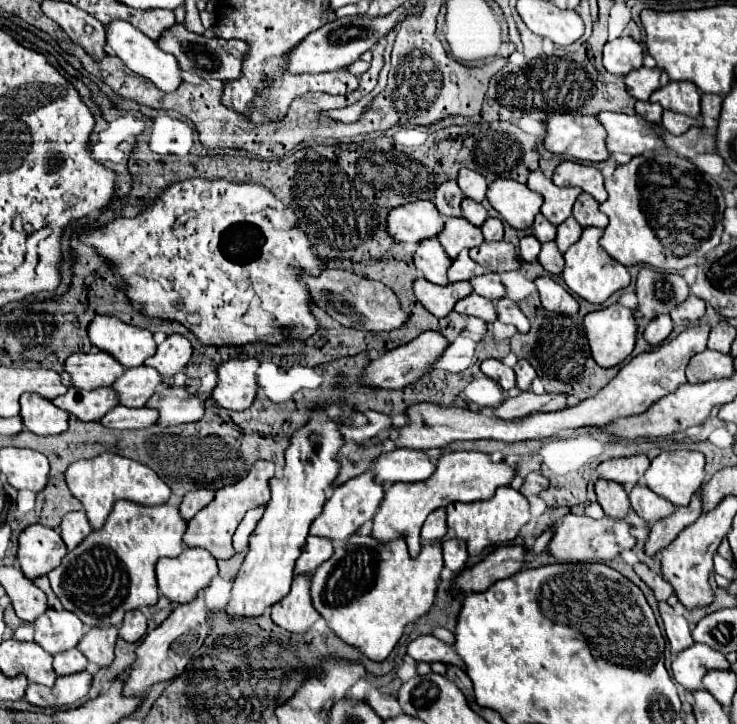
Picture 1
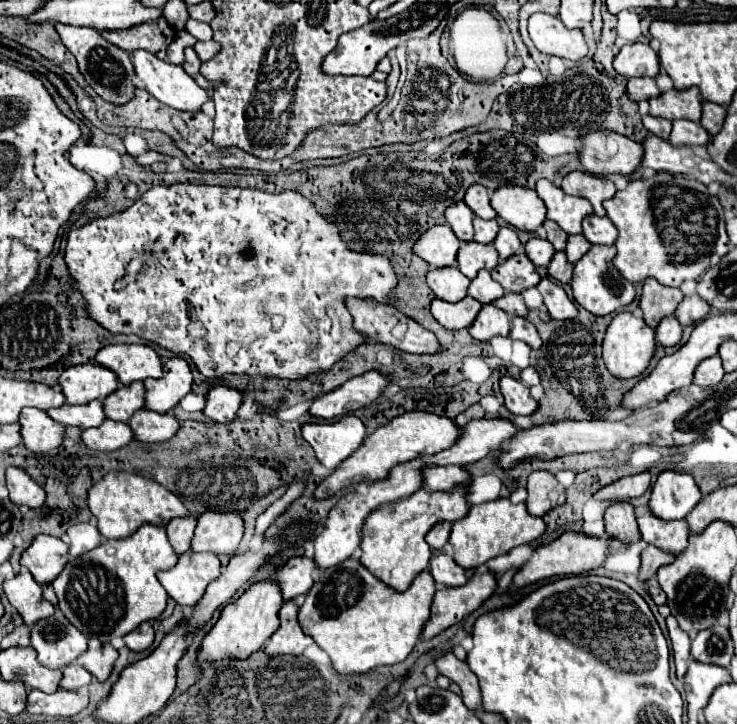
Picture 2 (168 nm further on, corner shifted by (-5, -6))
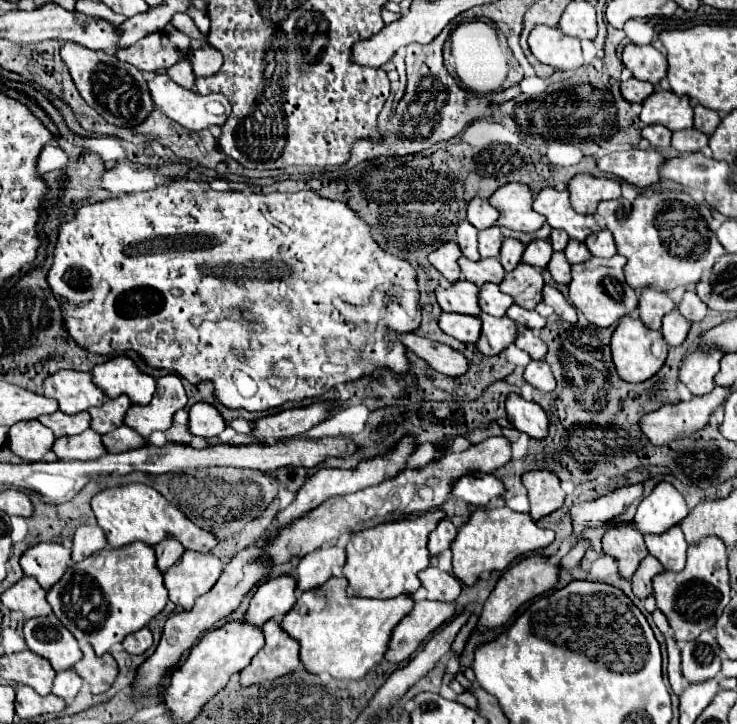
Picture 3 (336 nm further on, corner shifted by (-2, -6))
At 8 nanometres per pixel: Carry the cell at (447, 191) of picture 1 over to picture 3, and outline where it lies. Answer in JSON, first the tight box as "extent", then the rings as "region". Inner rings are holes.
{"extent":[456,220,480,260],"region":[[[460,220],[458,228],[456,228],[456,242],[462,250],[462,254],[470,260],[480,260],[478,254],[478,240],[476,240],[478,230],[468,222],[468,220]]]}

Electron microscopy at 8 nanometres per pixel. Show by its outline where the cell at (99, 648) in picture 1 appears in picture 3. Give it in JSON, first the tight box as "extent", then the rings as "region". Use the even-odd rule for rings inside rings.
{"extent":[74,644,118,694],"region":[[[84,644],[82,646],[82,660],[76,662],[74,670],[86,680],[92,684],[92,694],[102,694],[106,692],[116,674],[118,674],[118,666],[116,666],[116,660],[112,658],[112,654],[104,654],[104,656],[96,656],[96,652],[92,650],[92,646]]]}

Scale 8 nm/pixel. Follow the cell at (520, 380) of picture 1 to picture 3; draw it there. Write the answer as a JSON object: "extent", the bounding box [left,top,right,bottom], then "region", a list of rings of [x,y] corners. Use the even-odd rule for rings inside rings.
{"extent":[524,360,556,392],"region":[[[534,360],[524,370],[524,380],[542,392],[552,392],[556,388],[556,380],[550,372],[550,366],[544,360]]]}

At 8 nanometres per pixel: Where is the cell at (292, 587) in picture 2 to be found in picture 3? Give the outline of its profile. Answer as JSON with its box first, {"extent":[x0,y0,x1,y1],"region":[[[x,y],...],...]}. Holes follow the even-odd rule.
{"extent":[246,576,296,626],"region":[[[278,576],[264,580],[250,600],[246,622],[262,626],[270,618],[282,618],[296,602],[296,578]]]}

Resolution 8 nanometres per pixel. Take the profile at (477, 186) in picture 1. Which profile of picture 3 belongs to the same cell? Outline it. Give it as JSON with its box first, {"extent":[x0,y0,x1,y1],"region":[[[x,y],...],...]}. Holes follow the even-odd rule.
{"extent":[468,198,498,228],"region":[[[472,198],[468,204],[468,222],[476,228],[490,228],[498,220],[498,212],[488,204],[488,200],[482,198]]]}

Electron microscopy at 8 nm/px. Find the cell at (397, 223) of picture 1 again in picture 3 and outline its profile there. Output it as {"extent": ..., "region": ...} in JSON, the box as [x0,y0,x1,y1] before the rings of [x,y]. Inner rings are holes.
{"extent":[428,242,462,282],"region":[[[444,242],[440,248],[430,252],[428,260],[448,282],[456,282],[460,278],[460,268],[458,268],[460,256],[462,252],[456,242]]]}

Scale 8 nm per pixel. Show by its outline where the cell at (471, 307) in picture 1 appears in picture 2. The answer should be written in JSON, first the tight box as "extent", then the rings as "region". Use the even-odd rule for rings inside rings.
{"extent":[469,306,511,342],"region":[[[483,306],[469,334],[479,342],[487,342],[493,336],[507,336],[509,330],[511,330],[511,318],[503,310],[499,310],[497,306]]]}

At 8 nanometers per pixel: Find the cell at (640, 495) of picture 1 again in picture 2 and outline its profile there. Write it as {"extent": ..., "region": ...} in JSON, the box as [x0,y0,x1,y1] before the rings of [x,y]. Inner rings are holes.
{"extent":[639,512,687,556],"region":[[[651,512],[641,516],[639,520],[641,536],[647,544],[657,546],[663,552],[669,552],[673,556],[679,556],[687,548],[687,522],[659,522]]]}

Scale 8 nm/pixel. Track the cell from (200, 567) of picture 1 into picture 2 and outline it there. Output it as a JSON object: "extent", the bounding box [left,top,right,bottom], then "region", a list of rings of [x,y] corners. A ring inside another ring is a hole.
{"extent":[159,552,221,608],"region":[[[187,552],[187,554],[181,554],[181,556],[179,556],[177,564],[175,564],[171,570],[159,572],[159,582],[161,582],[161,586],[165,588],[165,592],[167,592],[177,604],[187,606],[187,608],[193,608],[193,606],[199,602],[199,598],[203,598],[205,588],[207,588],[213,580],[217,580],[219,574],[221,574],[221,562],[219,562],[219,558],[217,558],[215,554],[211,554],[211,552],[199,552],[199,554],[197,554],[197,552]]]}

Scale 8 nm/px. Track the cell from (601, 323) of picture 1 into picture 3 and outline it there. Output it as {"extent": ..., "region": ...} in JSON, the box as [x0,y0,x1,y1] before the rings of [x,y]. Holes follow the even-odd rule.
{"extent":[610,316,668,382],"region":[[[624,316],[612,334],[610,350],[612,350],[612,362],[614,362],[616,372],[620,374],[622,380],[644,382],[644,380],[652,378],[660,370],[660,366],[664,364],[666,354],[668,354],[668,344],[664,342],[660,330],[650,330],[642,324],[642,320]]]}

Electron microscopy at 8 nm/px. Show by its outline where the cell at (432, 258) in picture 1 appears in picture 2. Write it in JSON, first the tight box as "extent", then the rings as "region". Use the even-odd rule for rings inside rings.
{"extent":[427,266,471,302],"region":[[[451,266],[447,270],[429,270],[427,284],[439,300],[459,302],[467,296],[467,288],[471,280],[465,274],[461,274],[459,268]]]}

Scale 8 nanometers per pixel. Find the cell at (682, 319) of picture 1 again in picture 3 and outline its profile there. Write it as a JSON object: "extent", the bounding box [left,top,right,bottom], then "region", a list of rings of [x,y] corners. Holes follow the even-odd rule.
{"extent":[678,290,708,322],"region":[[[686,290],[686,294],[684,294],[678,310],[680,310],[680,314],[684,314],[686,320],[694,322],[694,320],[702,320],[706,316],[708,306],[696,296],[694,290]]]}

